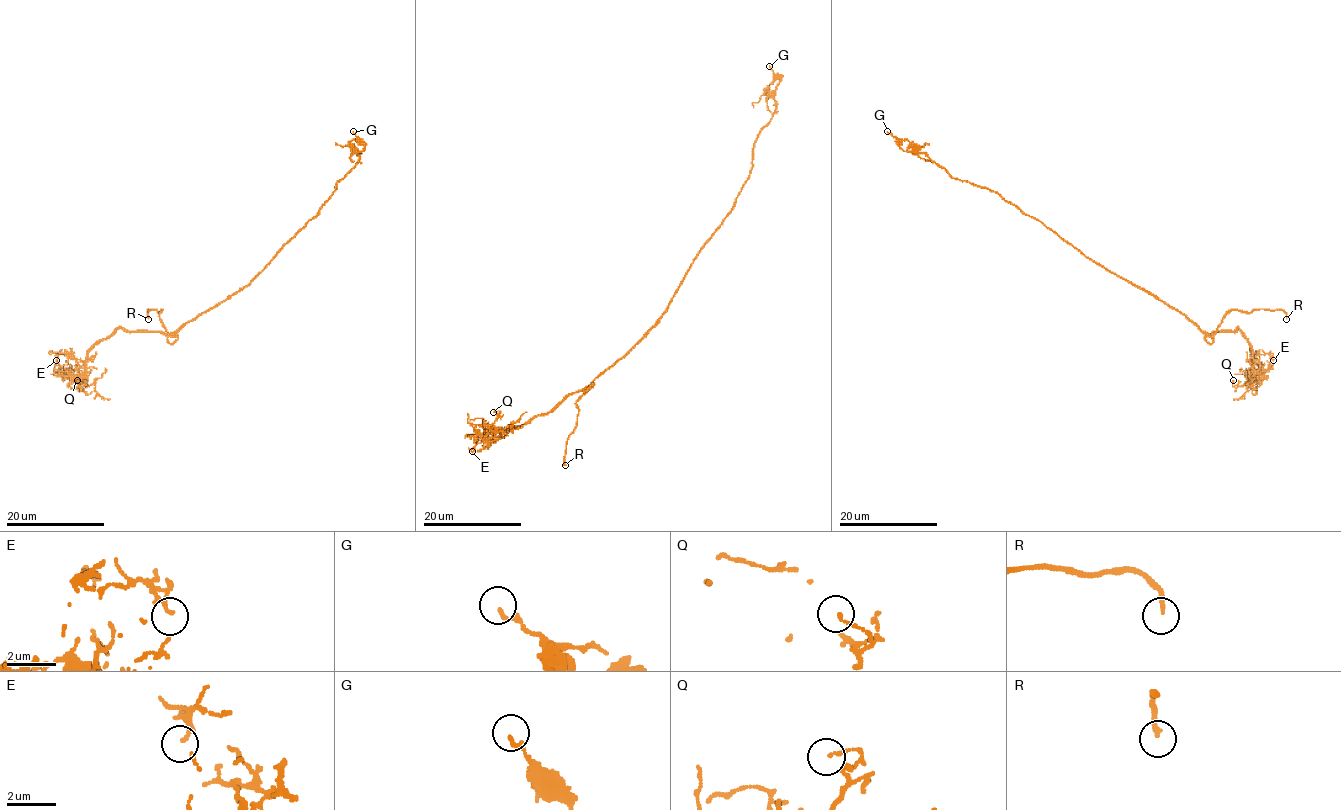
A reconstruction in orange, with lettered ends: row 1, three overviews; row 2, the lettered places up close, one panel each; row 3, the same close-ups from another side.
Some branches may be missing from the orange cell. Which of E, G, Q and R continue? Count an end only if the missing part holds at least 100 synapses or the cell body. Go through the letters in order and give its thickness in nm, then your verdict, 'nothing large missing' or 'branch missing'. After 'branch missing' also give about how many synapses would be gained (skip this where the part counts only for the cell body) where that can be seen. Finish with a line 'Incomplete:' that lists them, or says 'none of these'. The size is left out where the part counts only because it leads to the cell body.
E: 110 nm | nothing large missing
G: 120 nm | nothing large missing
Q: 130 nm | nothing large missing
R: 180 nm | branch missing
Incomplete: R

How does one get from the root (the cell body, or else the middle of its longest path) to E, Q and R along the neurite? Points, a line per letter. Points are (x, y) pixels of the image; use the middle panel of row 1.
E: (673, 297), (662, 317), (589, 385), (522, 425), (502, 433), (498, 429), (486, 432), (472, 451)
Q: (673, 297), (662, 317), (621, 358), (551, 411), (503, 433), (489, 425), (499, 411), (493, 412)
R: (673, 297), (662, 317), (621, 358), (605, 369), (576, 402), (577, 424), (567, 440), (565, 465)

